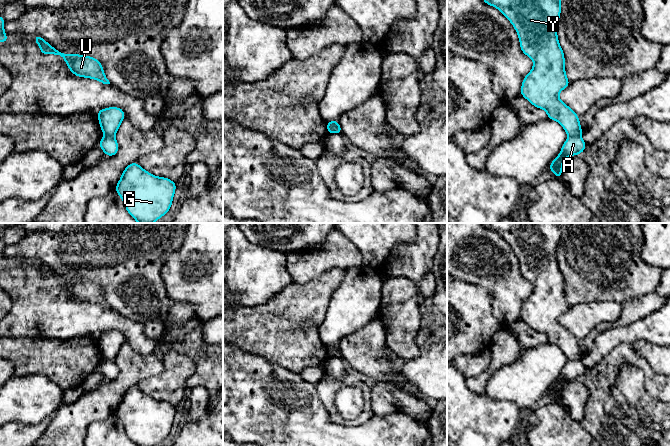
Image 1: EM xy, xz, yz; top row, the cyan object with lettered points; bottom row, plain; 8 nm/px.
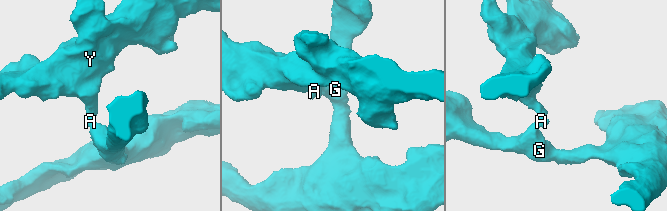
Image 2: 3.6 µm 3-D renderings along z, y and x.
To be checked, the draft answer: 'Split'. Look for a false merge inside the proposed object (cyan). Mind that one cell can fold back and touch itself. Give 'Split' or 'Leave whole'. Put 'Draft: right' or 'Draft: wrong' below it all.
Split
Draft: right

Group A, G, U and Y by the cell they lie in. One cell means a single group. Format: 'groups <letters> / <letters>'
groups A G / U Y

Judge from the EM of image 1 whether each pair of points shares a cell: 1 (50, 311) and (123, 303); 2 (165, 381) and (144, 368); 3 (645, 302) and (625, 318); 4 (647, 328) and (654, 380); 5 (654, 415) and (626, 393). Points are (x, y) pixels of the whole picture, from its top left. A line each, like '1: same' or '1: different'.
1: different
2: different
3: same
4: different
5: same

